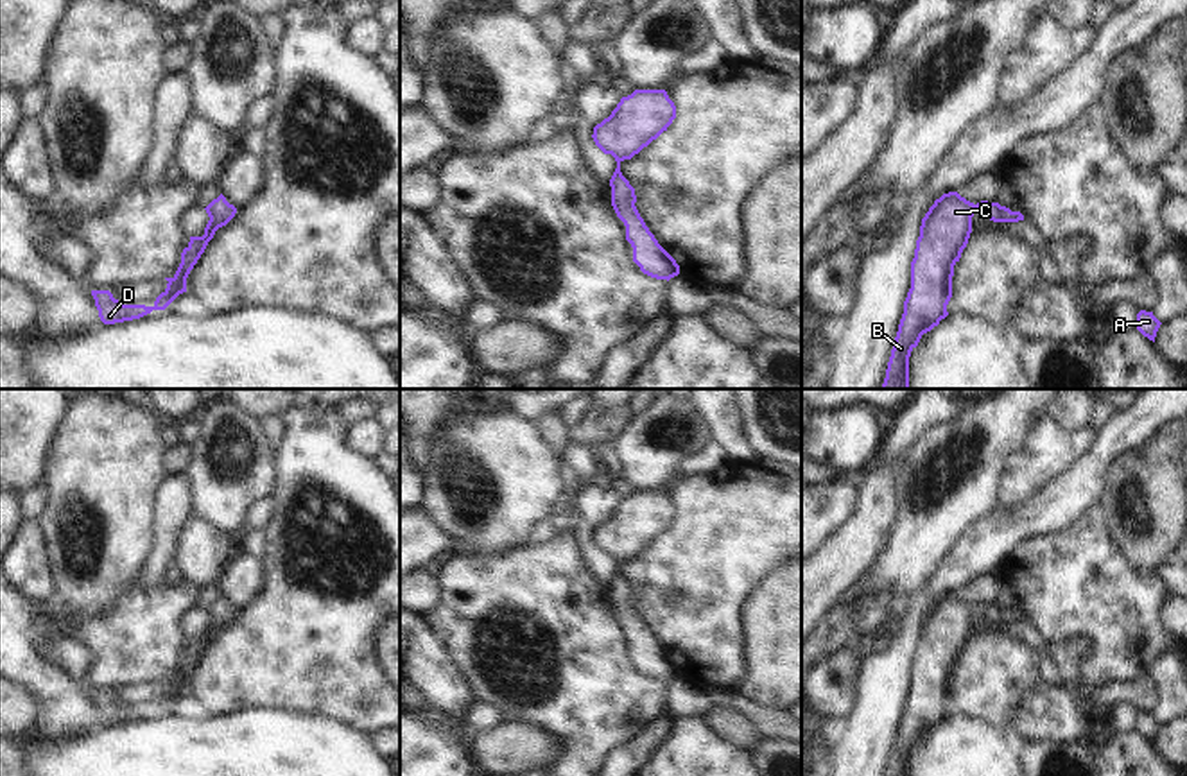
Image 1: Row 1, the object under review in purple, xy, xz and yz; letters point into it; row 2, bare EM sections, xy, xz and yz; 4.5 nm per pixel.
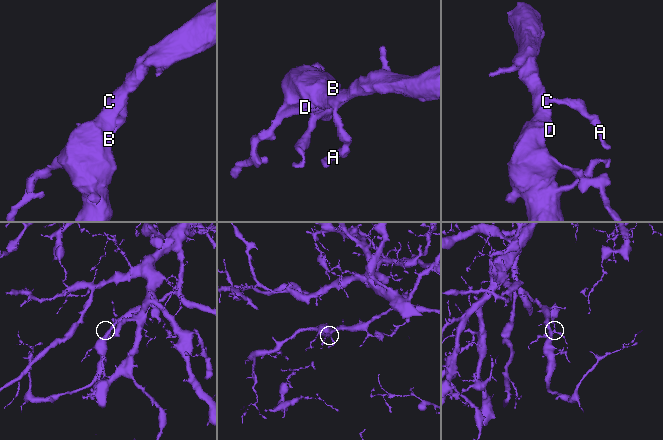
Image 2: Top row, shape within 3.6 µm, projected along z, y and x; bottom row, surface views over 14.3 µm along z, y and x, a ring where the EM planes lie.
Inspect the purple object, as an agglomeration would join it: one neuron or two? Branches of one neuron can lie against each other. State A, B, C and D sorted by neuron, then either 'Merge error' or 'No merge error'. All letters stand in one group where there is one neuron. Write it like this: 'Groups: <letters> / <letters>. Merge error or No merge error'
Groups: A B C D. No merge error.

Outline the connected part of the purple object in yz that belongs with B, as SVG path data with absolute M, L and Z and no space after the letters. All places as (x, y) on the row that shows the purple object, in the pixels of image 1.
M957 192L943 194L934 201L922 219L911 262L911 289L880 389L909 389L911 351L923 333L949 315L954 265L968 244L975 211L993 222L1024 220L1020 211L988 201L974 204Z

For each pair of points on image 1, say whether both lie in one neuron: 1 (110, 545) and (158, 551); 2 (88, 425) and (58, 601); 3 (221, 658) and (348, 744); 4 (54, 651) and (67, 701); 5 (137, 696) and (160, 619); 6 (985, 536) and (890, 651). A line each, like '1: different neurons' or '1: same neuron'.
1: different neurons
2: same neuron
3: different neurons
4: different neurons
5: different neurons
6: same neuron

